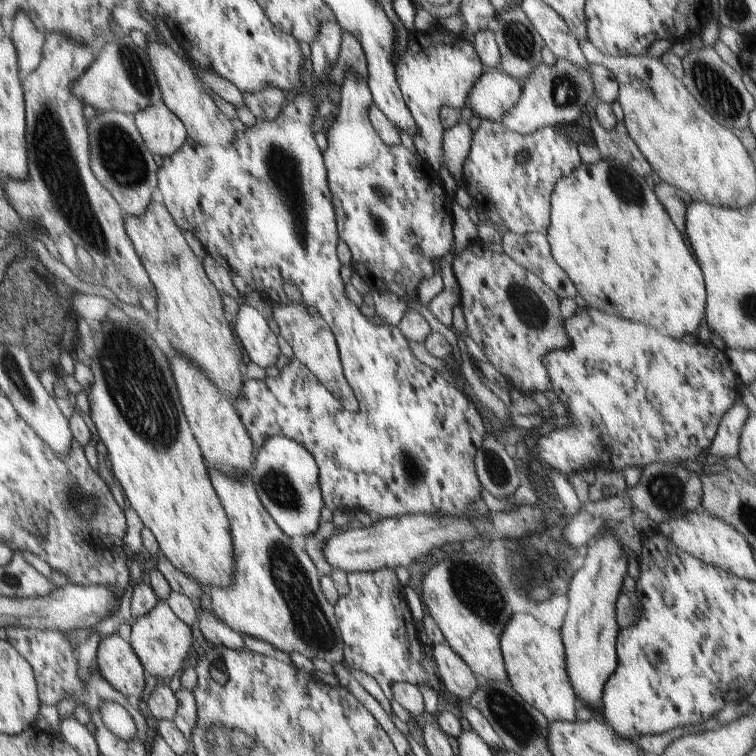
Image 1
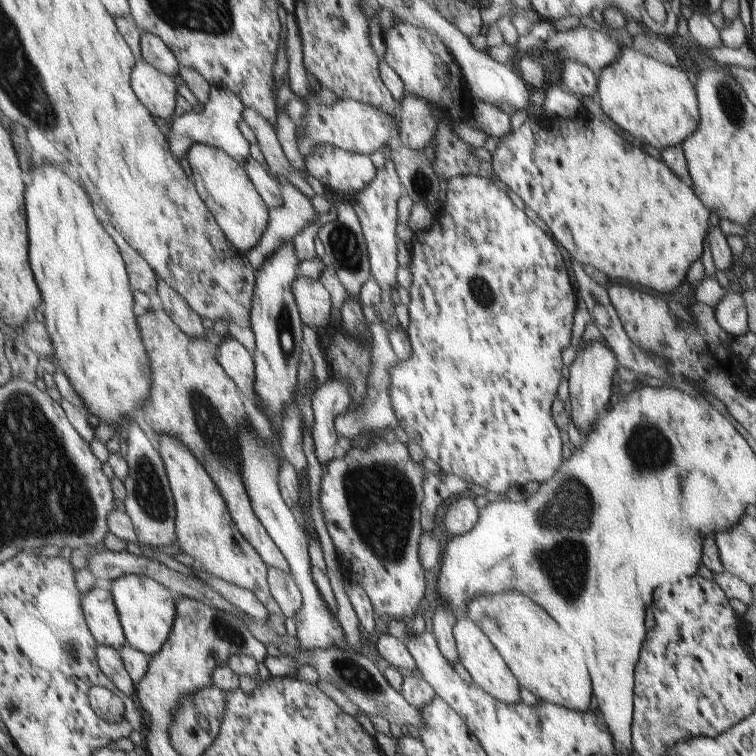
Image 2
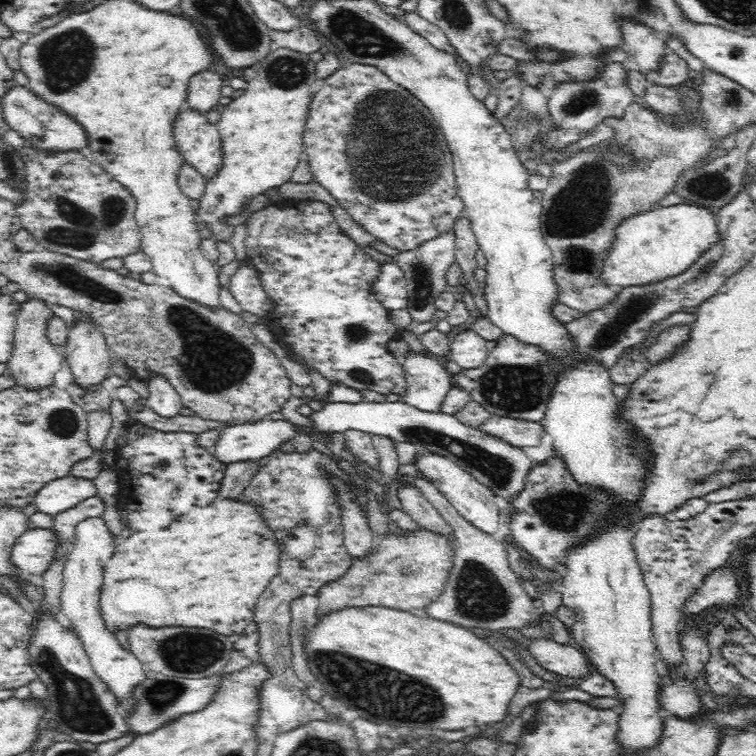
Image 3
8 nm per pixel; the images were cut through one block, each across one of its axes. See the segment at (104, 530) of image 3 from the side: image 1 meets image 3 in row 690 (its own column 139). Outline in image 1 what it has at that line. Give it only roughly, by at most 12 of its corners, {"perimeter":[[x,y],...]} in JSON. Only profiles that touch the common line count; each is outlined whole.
{"perimeter":[[164,101],[135,118],[159,159],[189,142],[189,128]]}

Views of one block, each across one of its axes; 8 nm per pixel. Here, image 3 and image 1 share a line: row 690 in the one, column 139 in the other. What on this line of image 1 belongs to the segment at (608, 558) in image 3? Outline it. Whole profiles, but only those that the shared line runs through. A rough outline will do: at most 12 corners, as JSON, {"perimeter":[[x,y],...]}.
{"perimeter":[[160,600],[127,635],[151,675],[184,673],[194,630]]}

